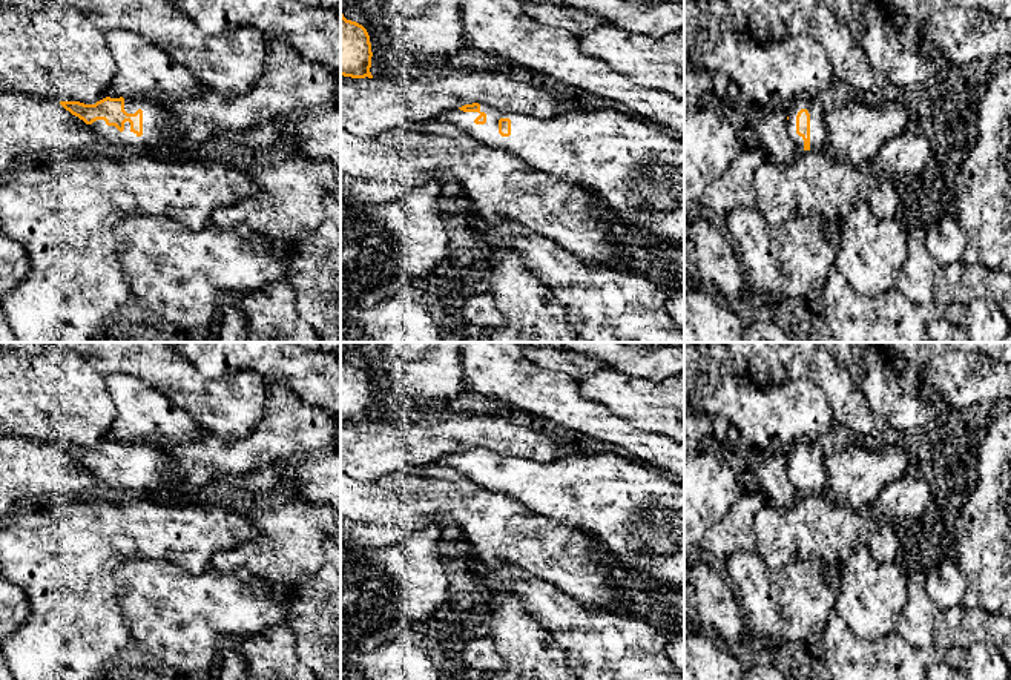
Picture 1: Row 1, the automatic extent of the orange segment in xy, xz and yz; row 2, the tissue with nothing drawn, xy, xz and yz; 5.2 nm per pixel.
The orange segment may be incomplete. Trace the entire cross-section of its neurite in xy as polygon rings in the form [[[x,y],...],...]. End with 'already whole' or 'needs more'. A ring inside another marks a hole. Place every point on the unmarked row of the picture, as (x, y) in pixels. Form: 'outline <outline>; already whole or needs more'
outline [[[110,442],[95,448],[60,445],[72,459],[91,468],[112,497],[155,494],[176,480],[169,468],[167,447],[149,442]]]; needs more

